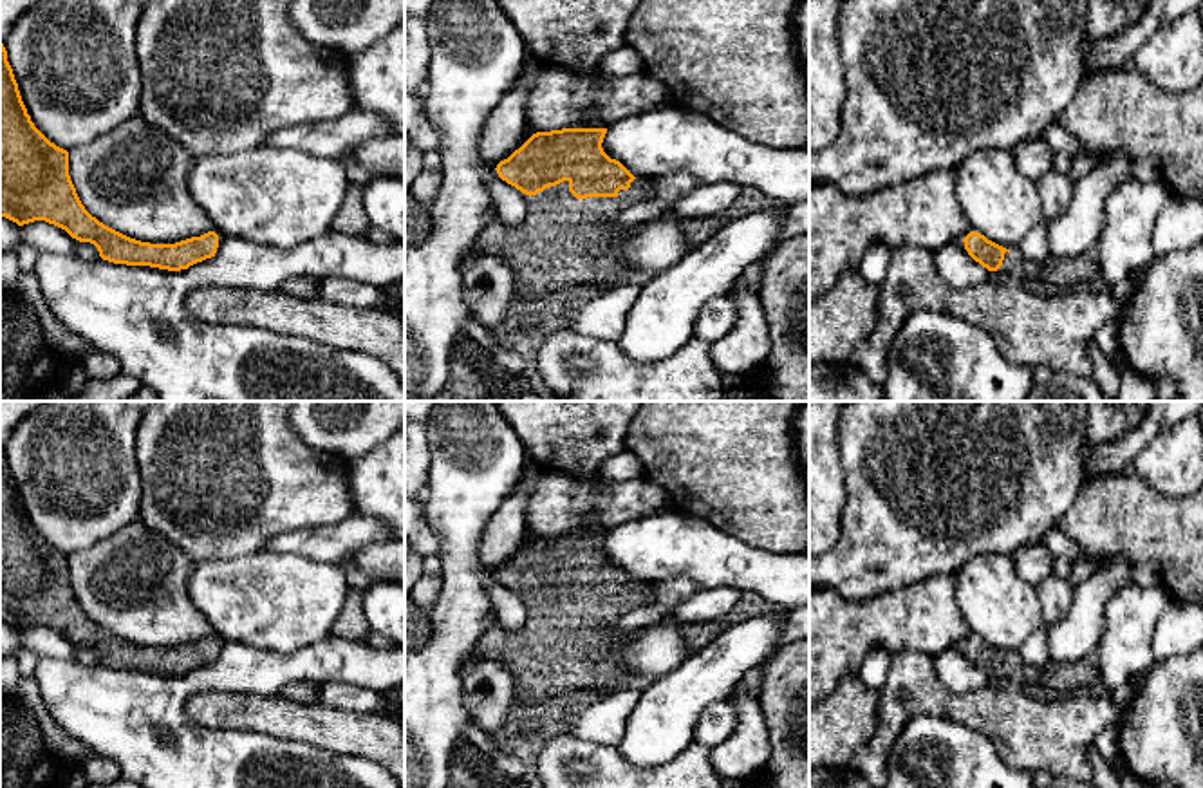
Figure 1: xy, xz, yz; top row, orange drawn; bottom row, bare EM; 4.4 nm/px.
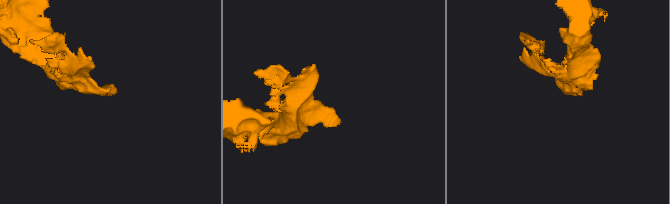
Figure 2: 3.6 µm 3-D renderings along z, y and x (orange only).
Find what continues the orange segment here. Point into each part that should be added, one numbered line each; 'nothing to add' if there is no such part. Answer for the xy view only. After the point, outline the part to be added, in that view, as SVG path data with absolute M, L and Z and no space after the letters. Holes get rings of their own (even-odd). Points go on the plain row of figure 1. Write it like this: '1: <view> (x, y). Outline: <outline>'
nothing to add

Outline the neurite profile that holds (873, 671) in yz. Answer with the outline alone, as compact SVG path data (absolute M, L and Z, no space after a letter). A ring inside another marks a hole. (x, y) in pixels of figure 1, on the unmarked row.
M874 647L867 654L867 658L860 669L860 678L867 687L880 689L887 676L887 669L889 669L887 651L883 647Z

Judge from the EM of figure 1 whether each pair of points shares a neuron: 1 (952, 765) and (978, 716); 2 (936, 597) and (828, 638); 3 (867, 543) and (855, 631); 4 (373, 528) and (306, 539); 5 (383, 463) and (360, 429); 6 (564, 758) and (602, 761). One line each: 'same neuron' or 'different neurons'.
1: different neurons
2: same neuron
3: different neurons
4: same neuron
5: different neurons
6: same neuron

